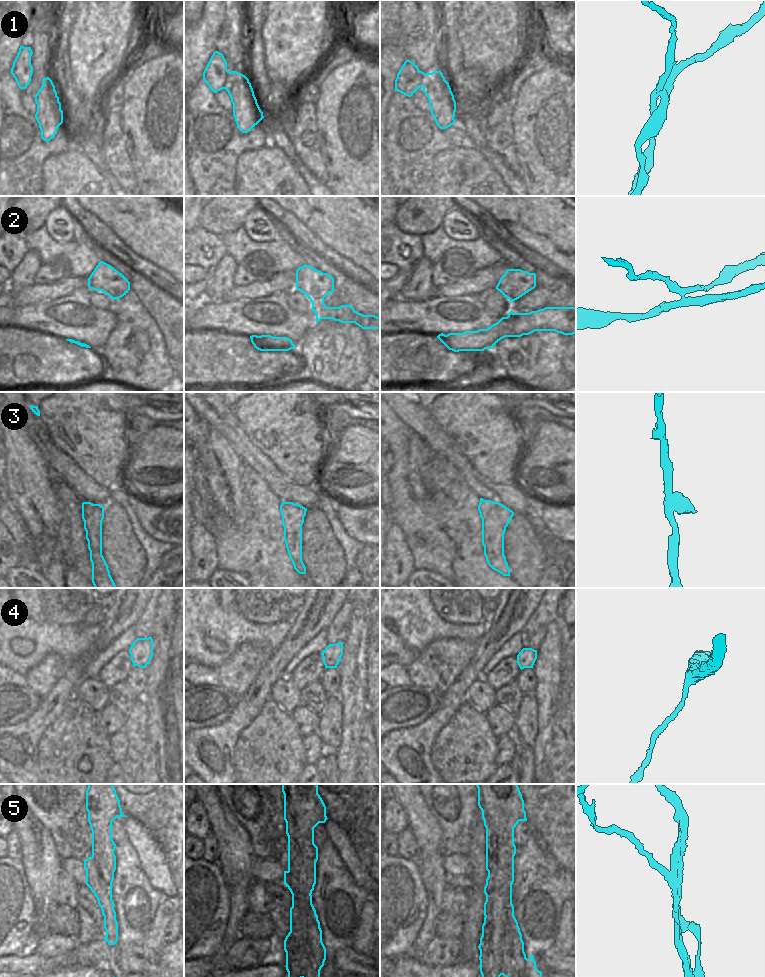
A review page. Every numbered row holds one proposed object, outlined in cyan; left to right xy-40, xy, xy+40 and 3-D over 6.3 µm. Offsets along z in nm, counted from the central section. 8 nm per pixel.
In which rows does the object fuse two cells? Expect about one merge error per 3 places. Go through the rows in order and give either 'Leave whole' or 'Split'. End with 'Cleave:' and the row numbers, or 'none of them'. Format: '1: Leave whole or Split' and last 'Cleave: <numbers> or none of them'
1: Split
2: Split
3: Split
4: Leave whole
5: Split
Cleave: 1, 2, 3, 5.

